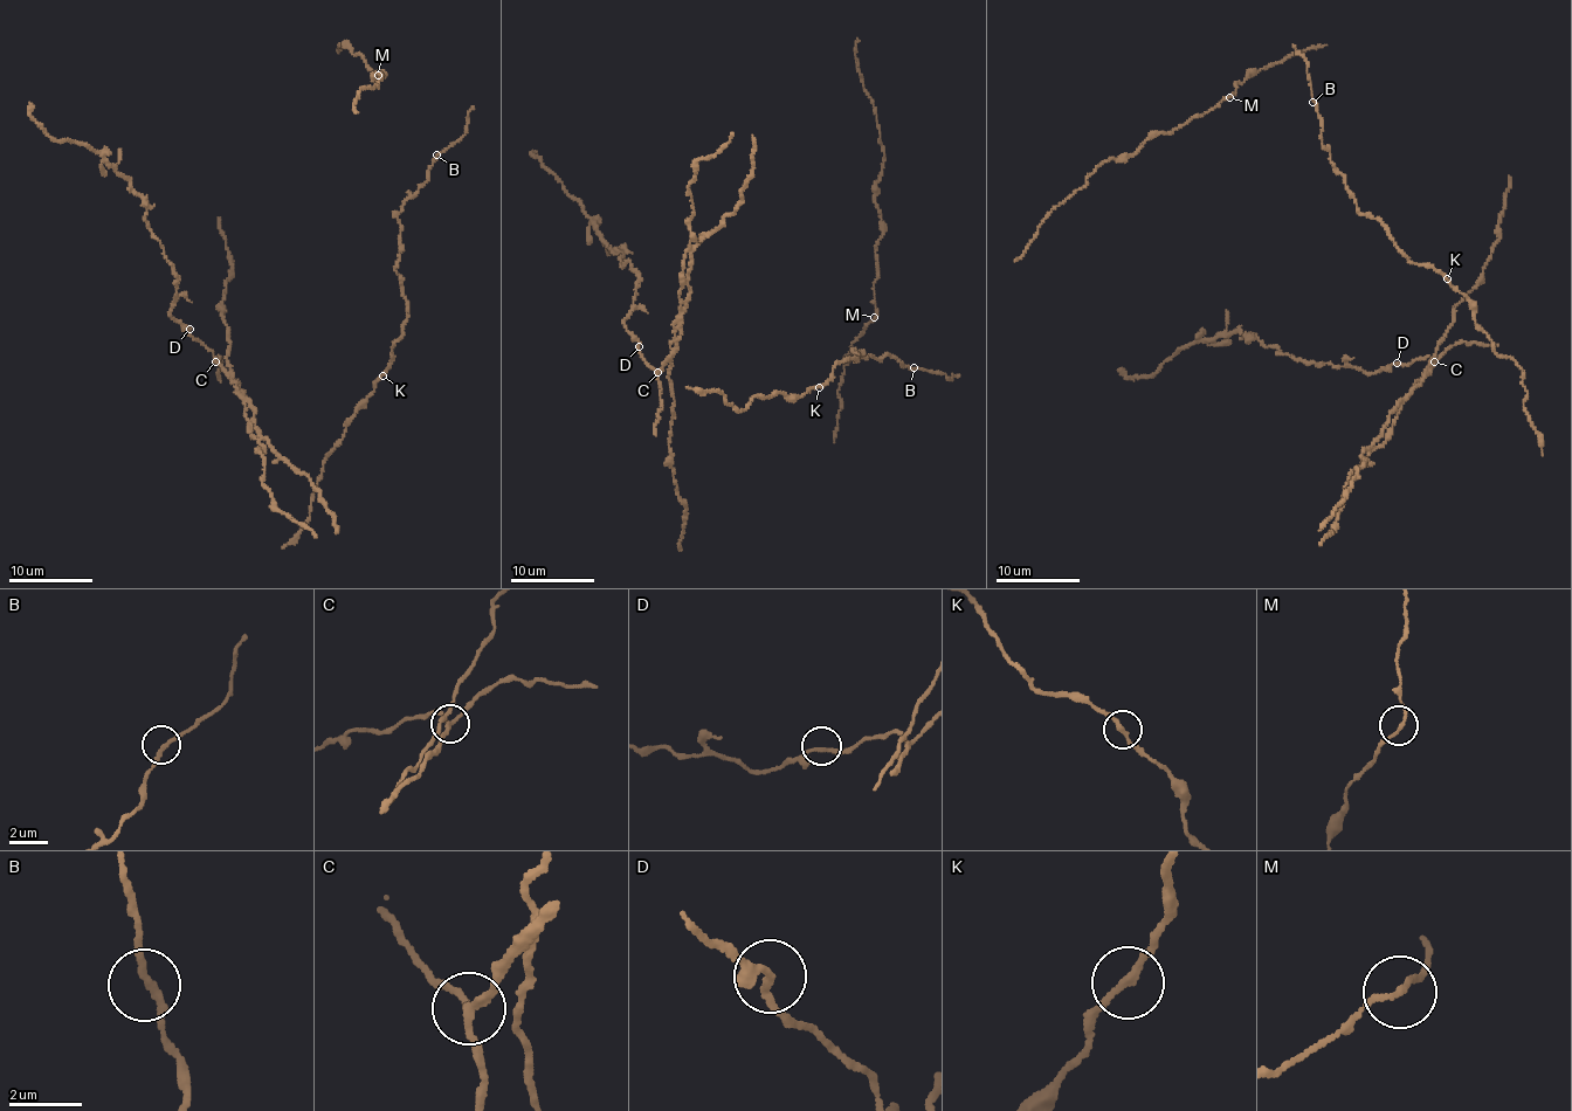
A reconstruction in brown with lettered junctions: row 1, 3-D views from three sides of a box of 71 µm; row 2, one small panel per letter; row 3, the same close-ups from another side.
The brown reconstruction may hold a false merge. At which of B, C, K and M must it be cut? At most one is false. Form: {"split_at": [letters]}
{"split_at": ["C"]}

